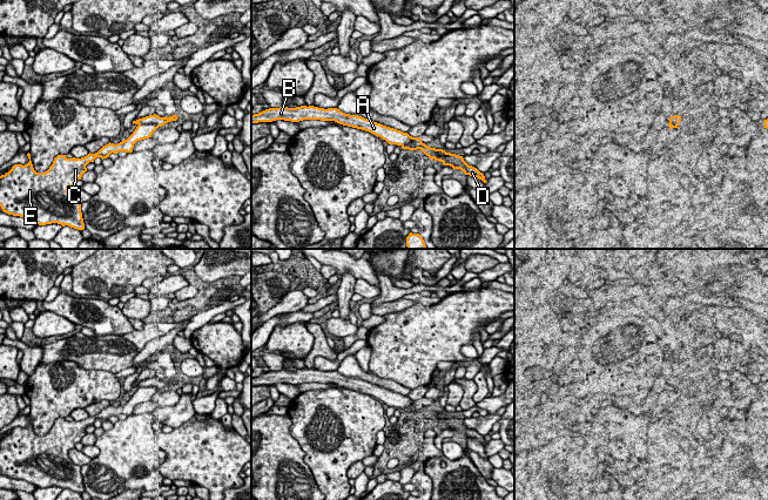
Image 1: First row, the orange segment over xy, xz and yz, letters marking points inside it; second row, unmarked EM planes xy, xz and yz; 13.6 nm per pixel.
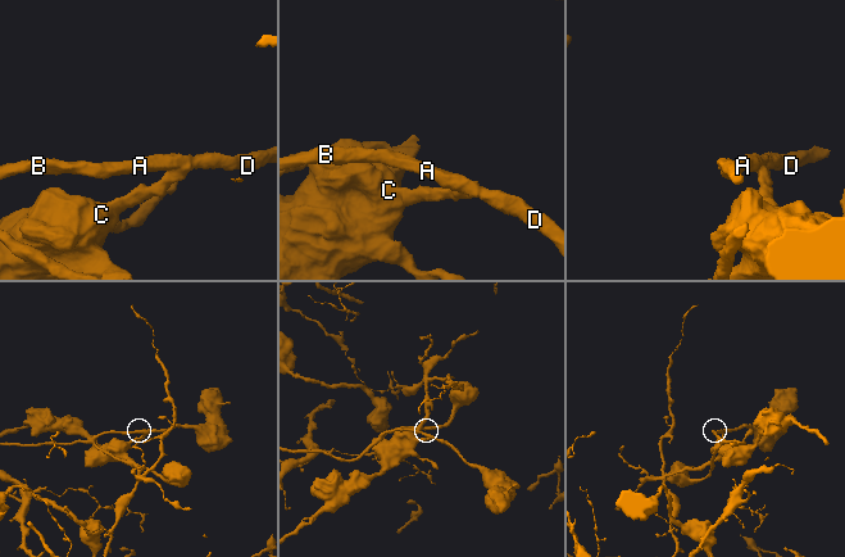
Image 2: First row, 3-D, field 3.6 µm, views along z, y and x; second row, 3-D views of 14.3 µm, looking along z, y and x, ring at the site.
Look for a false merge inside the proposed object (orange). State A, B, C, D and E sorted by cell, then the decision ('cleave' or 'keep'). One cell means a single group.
A B D / C E | cleave

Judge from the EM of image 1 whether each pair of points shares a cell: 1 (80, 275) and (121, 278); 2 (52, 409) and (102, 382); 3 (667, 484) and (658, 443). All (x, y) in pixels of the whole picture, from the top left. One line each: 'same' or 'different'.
1: same
2: same
3: same

